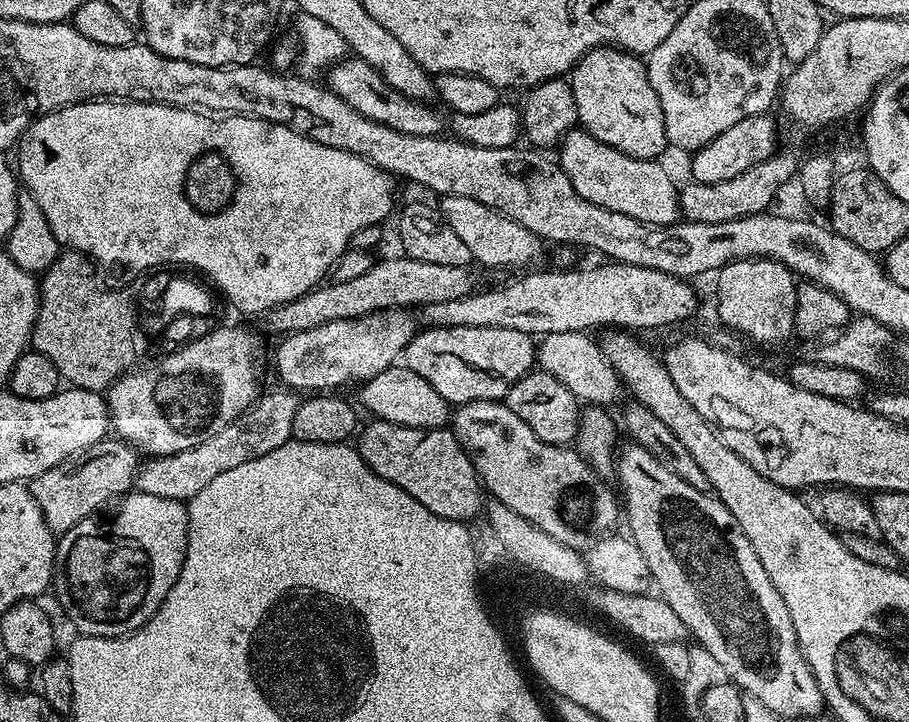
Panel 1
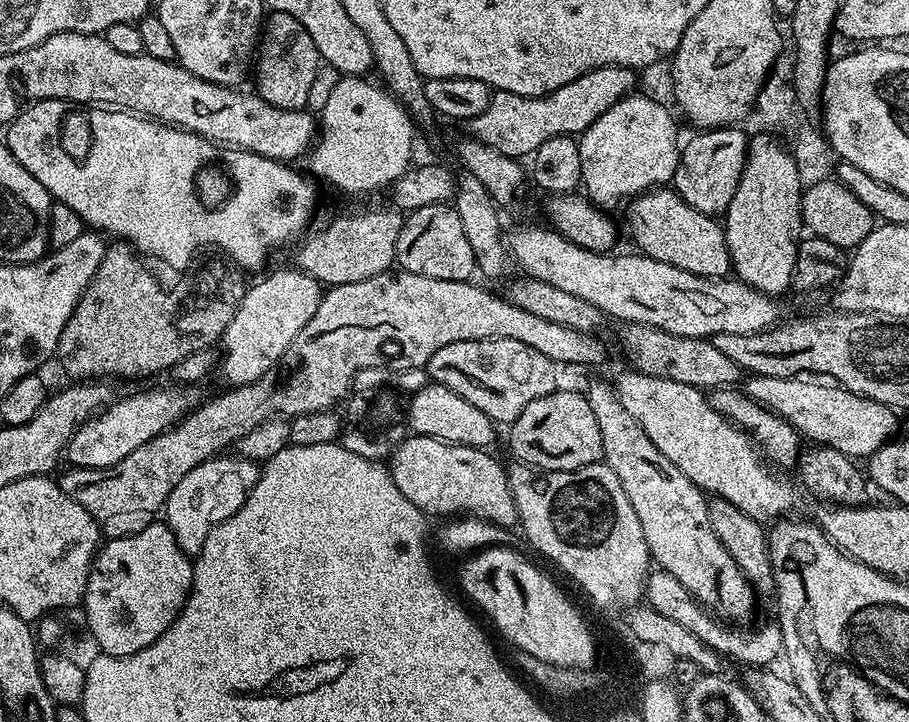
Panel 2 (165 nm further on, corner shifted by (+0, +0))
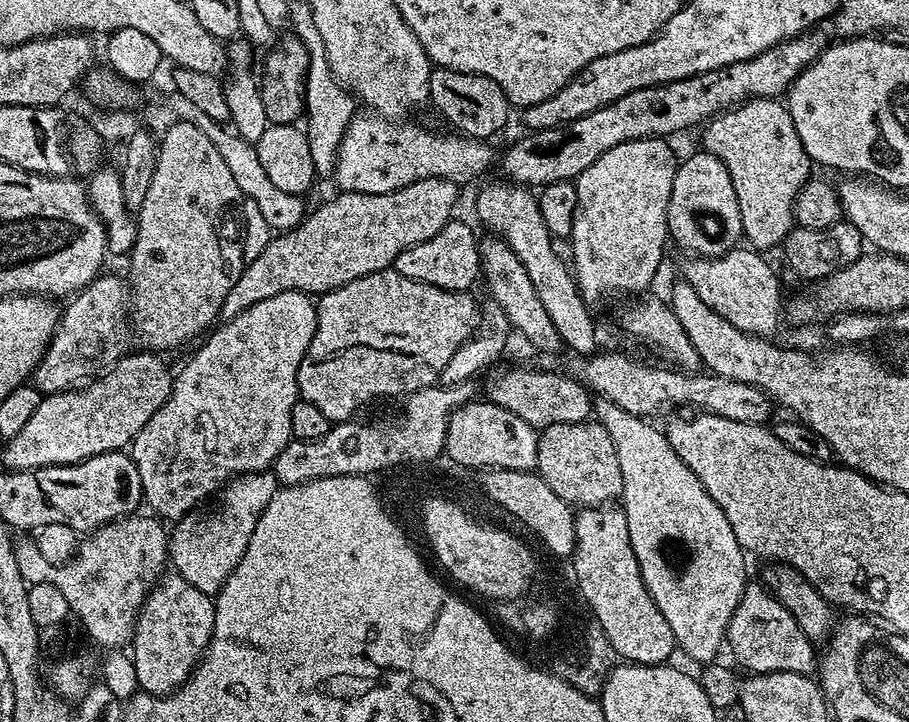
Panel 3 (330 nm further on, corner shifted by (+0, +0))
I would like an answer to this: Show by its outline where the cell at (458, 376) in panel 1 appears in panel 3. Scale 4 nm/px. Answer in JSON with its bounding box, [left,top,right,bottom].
[483,367,593,430]

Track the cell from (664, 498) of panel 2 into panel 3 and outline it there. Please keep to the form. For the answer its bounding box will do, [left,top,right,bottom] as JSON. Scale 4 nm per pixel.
[476,178,598,358]

